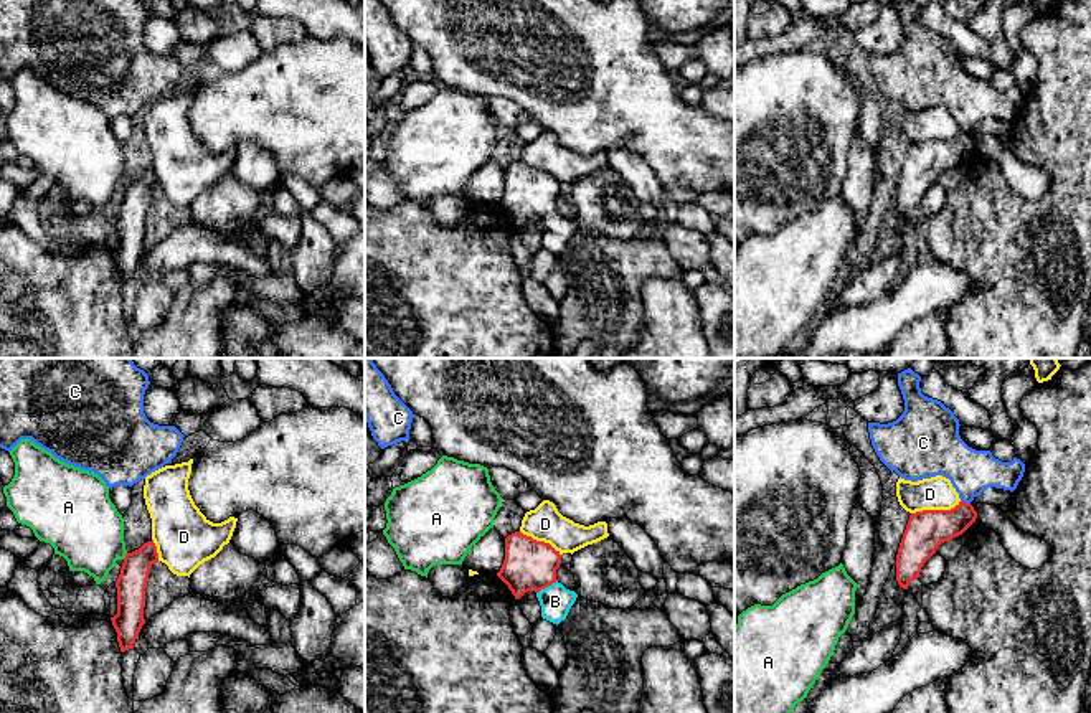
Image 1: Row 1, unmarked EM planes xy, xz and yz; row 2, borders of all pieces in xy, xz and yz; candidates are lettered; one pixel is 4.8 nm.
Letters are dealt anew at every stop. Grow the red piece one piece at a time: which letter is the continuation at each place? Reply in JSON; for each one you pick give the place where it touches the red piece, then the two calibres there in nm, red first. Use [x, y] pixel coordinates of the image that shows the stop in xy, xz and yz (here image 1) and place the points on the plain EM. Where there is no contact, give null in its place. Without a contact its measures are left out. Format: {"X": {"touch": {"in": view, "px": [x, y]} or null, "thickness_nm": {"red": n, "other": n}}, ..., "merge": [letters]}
{"B": {"touch": {"in": "xz", "px": [547, 217]}, "thickness_nm": {"red": 240, "other": 150}}, "merge": ["B"]}

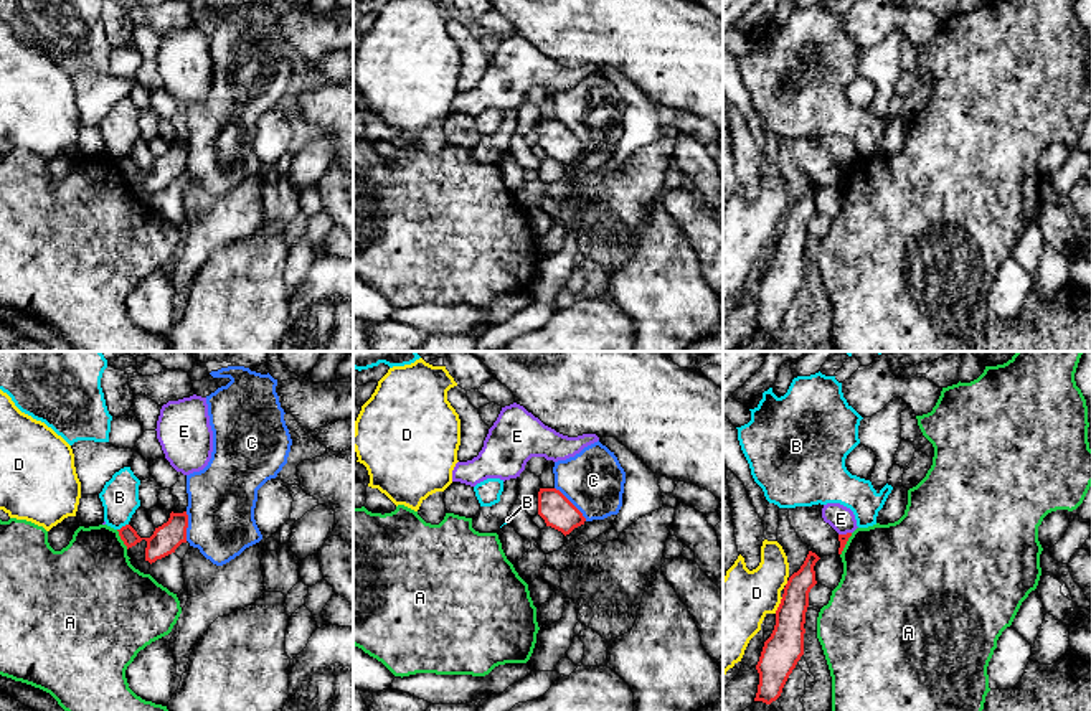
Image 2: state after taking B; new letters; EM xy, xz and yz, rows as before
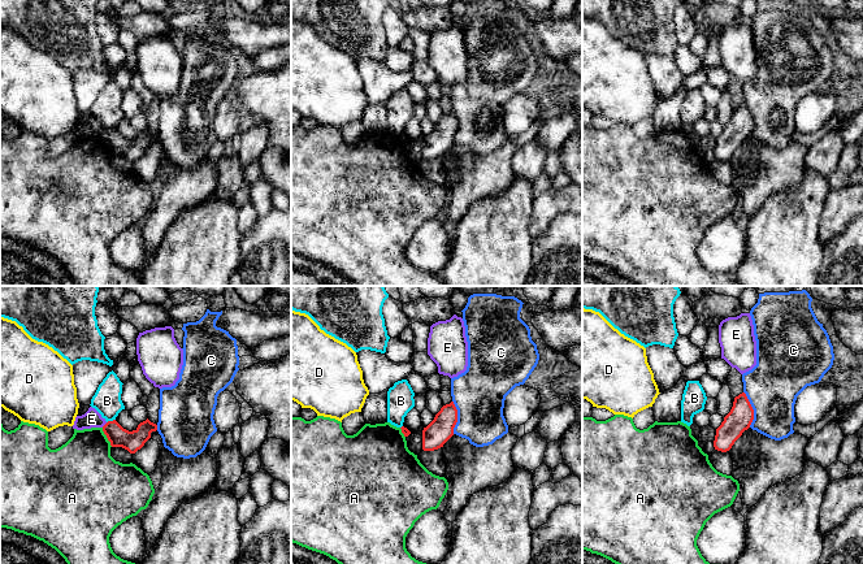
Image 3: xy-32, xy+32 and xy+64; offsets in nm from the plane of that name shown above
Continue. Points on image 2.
{"merge": []}

